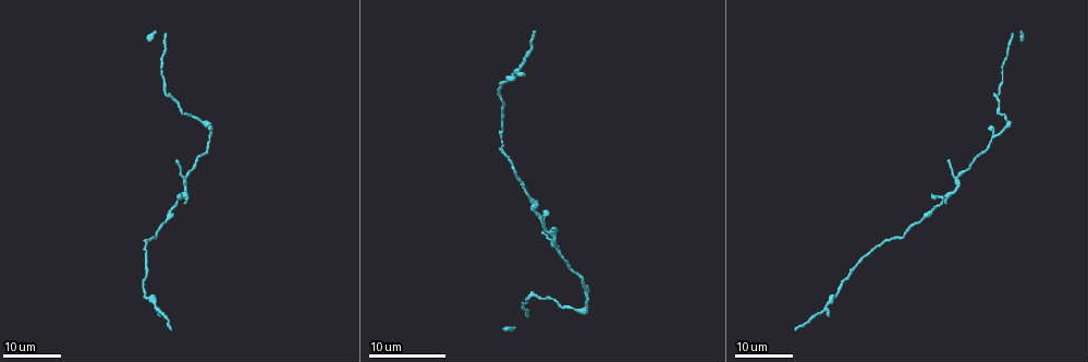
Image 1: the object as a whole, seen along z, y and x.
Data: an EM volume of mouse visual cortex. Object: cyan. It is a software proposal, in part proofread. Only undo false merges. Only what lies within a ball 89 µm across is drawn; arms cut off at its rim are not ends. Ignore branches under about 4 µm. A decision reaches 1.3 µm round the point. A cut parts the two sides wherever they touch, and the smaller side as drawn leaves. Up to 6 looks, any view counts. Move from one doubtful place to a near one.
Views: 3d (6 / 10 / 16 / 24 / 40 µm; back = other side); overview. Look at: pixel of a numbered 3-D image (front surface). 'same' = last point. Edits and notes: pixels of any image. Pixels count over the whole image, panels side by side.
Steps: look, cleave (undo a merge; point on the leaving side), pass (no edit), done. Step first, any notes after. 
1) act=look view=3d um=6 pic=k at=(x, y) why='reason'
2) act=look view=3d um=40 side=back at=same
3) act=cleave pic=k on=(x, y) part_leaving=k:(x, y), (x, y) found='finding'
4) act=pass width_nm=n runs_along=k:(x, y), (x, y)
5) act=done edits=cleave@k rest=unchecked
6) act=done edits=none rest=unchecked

act=look view=3d um=24 pic=1 at=(501, 81) why='thick turns thin'

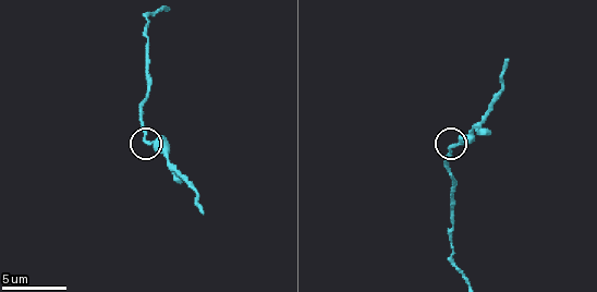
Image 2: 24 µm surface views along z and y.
act=look view=3d um=6 pic=2 at=(454, 145) why='closer look'

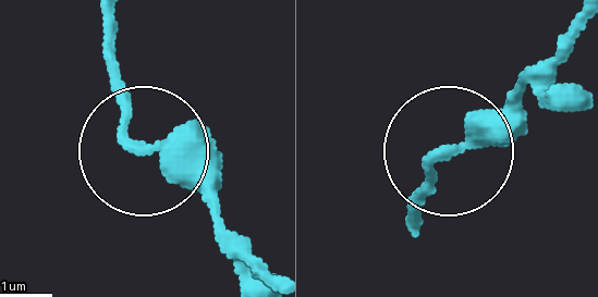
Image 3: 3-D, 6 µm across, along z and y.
act=pass runs_along=3:(419, 224), (437, 169), (545, 69) found='one cell here'

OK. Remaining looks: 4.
act=look view=3d um=24 pic=1 at=(546, 230) why='small branch off a trunk'

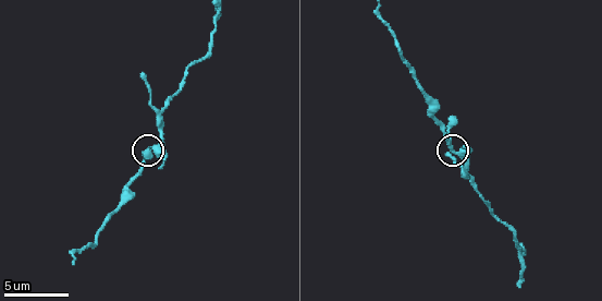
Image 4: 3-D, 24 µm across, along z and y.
act=look view=3d um=6 pic=4 at=(451, 147)

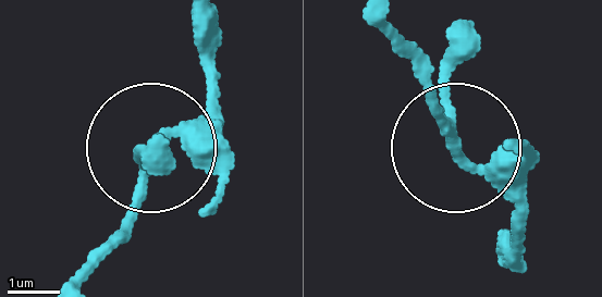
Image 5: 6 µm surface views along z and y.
act=pass arms=3 runs_along=5:(508, 231), (504, 196), (396, 44) found='continuous, no second cell'

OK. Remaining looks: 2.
act=look view=3d um=16 pic=1 at=(202, 121) why='calibre changes'

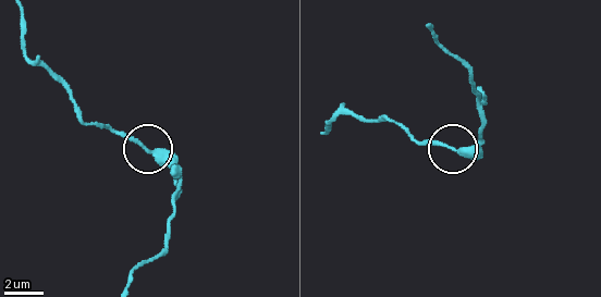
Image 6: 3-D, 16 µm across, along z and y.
act=look view=3d um=6 pic=6 at=(145, 151)

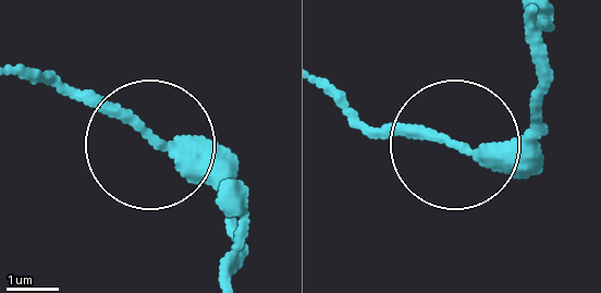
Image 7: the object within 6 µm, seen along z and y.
act=pass runs_along=7:(529, 24), (542, 102), (516, 137), (352, 129) found='all the same cell'

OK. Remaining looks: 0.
act=done edits=none rest=unchecked

